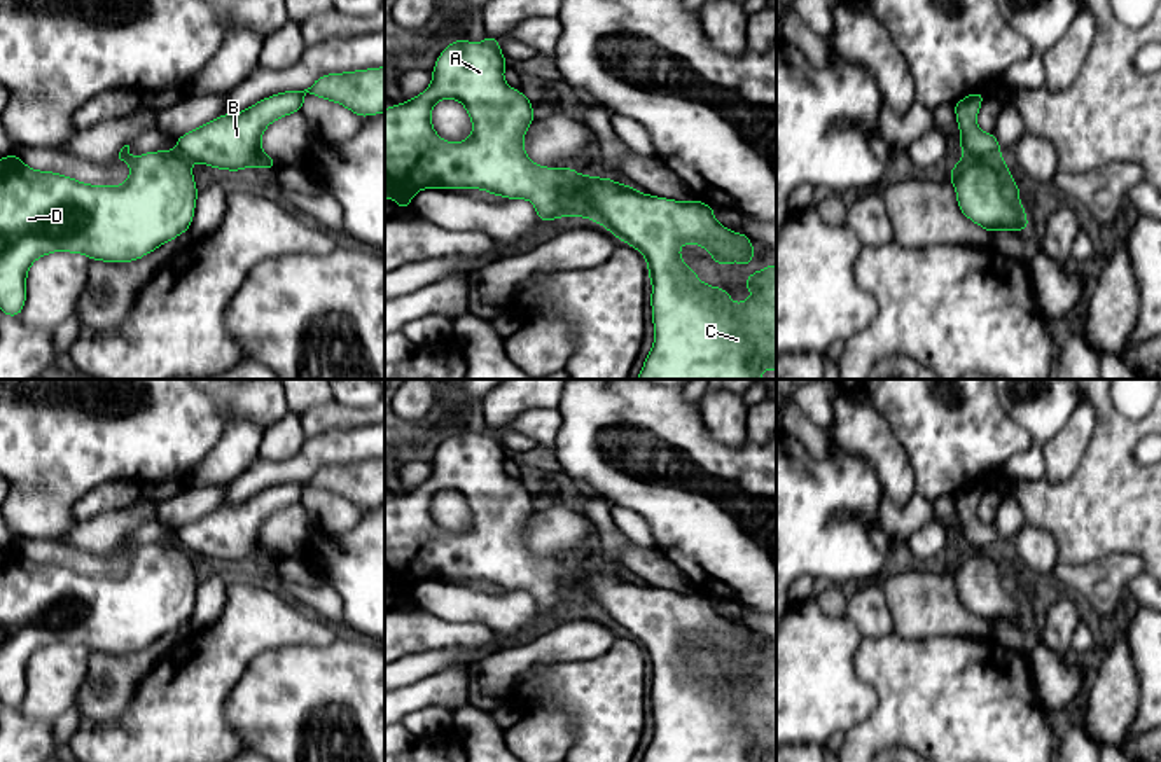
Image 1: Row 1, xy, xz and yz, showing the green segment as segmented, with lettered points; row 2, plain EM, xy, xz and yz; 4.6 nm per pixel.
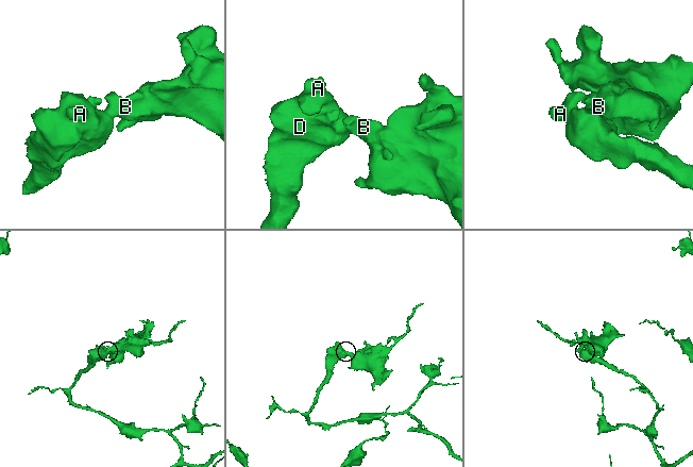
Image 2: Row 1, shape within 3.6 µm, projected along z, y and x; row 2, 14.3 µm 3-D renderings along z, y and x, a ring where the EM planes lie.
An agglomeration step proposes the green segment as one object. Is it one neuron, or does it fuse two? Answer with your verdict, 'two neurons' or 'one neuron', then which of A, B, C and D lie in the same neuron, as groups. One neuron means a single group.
two neurons; groups A D / B C

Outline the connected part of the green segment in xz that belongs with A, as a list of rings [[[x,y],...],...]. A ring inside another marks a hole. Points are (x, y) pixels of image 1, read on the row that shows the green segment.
[[[488,35],[483,42],[456,38],[439,54],[432,84],[423,93],[385,108],[385,197],[395,201],[400,210],[409,210],[413,196],[423,189],[479,189],[507,199],[528,199],[540,222],[579,215],[580,175],[575,168],[539,166],[525,152],[525,135],[535,121],[533,107],[525,93],[505,82],[505,66],[507,59],[495,37]],[[446,98],[460,101],[472,121],[472,133],[463,142],[446,142],[432,126],[432,108]]]

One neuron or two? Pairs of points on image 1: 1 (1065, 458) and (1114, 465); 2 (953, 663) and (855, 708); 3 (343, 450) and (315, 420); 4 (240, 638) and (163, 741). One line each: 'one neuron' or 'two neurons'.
1: two neurons
2: two neurons
3: two neurons
4: one neuron

